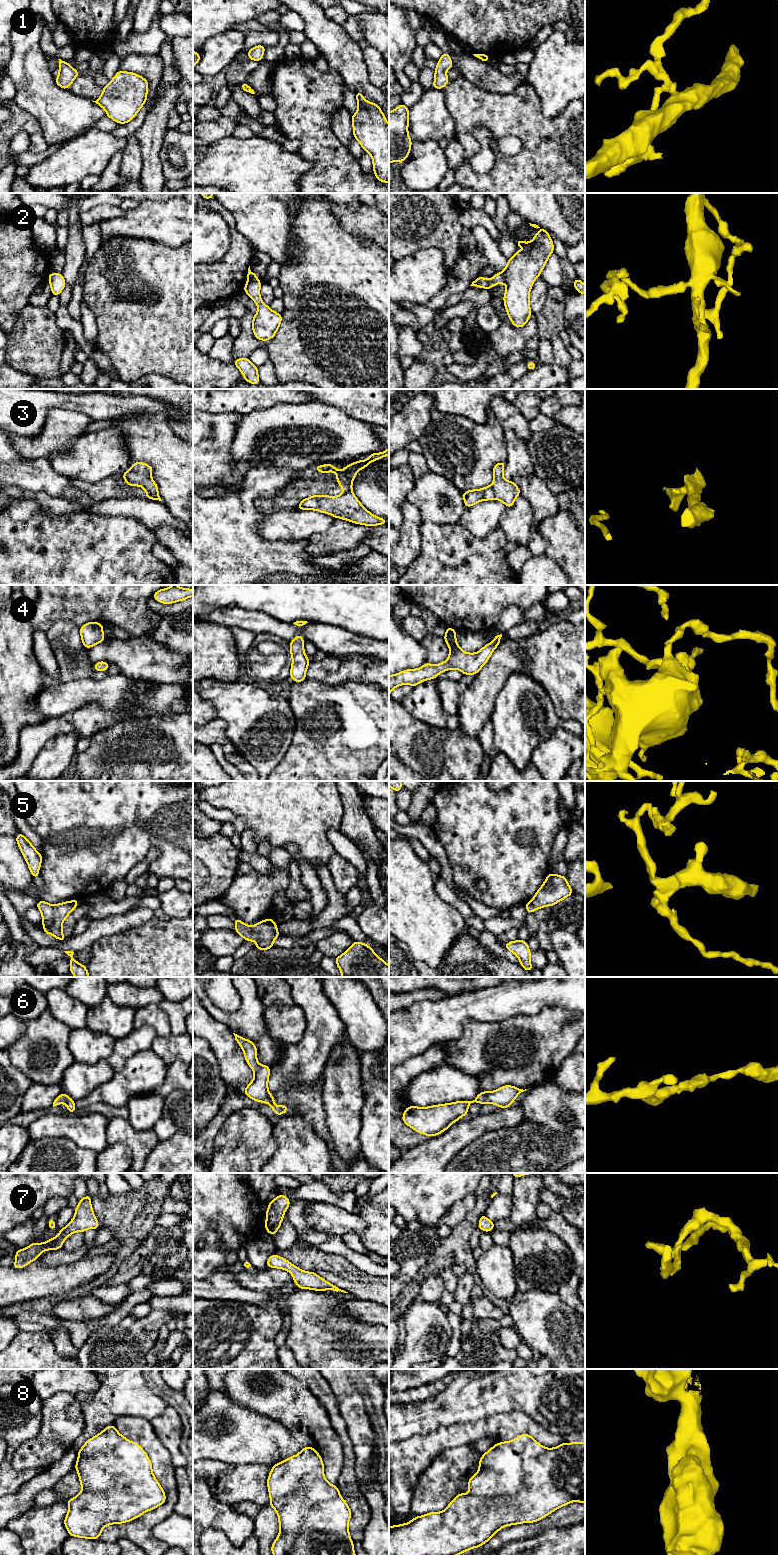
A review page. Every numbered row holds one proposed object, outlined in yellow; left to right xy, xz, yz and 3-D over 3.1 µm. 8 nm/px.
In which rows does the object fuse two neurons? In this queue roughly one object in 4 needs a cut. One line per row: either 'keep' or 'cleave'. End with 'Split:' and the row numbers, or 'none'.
1: keep
2: keep
3: cleave
4: keep
5: keep
6: keep
7: keep
8: keep
Split: 3

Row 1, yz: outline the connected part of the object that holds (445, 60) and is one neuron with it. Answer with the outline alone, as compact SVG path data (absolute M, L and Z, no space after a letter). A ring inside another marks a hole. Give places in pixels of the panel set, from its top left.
M443 52L440 60L437 62L437 66L434 69L434 89L443 89L449 82L449 78L446 75L446 70L453 67L453 62L449 56L449 53Z

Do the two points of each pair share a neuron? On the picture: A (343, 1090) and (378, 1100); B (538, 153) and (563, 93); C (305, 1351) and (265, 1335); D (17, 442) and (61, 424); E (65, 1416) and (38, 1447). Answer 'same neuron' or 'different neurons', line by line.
A: different neurons
B: different neurons
C: different neurons
D: same neuron
E: same neuron

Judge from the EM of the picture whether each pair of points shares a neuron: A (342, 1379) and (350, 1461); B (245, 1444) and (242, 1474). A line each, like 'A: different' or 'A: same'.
A: different
B: different

